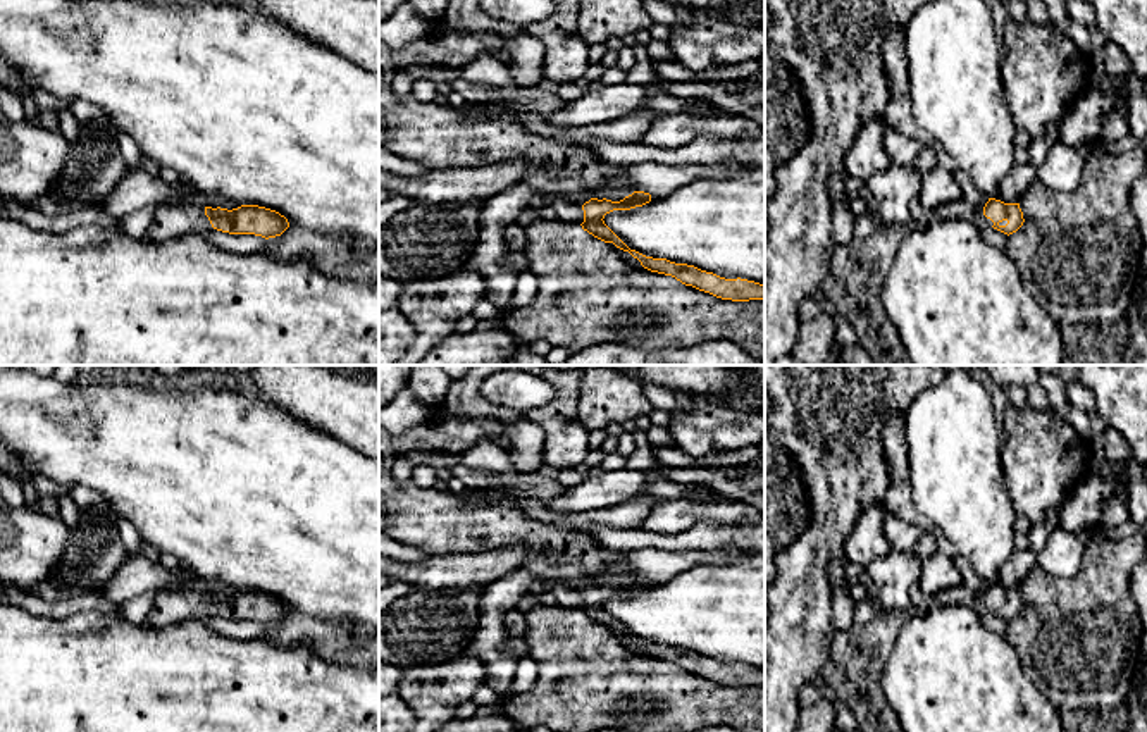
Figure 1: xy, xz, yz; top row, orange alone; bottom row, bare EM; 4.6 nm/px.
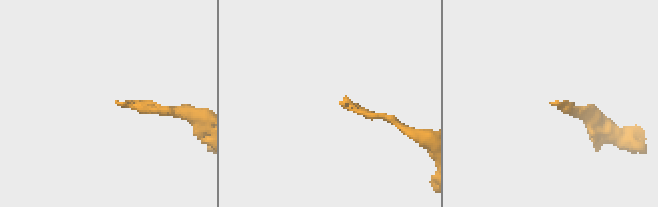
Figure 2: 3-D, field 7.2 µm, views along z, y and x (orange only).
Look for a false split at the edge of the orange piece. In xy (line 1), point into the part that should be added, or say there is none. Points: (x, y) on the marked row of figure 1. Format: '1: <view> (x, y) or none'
1: xy (167, 223)

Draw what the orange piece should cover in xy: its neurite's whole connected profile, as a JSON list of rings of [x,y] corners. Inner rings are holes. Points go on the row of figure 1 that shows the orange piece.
[[[191,202],[177,207],[155,207],[146,238],[164,241],[183,234],[202,233],[208,227],[229,234],[255,234],[269,239],[281,236],[289,227],[289,222],[279,212],[258,205],[241,205],[227,210]]]

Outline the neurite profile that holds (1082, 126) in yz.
[[[1123,86],[1083,93],[1061,126],[1061,141],[1068,146],[1082,148],[1100,140],[1102,117],[1118,103]]]

